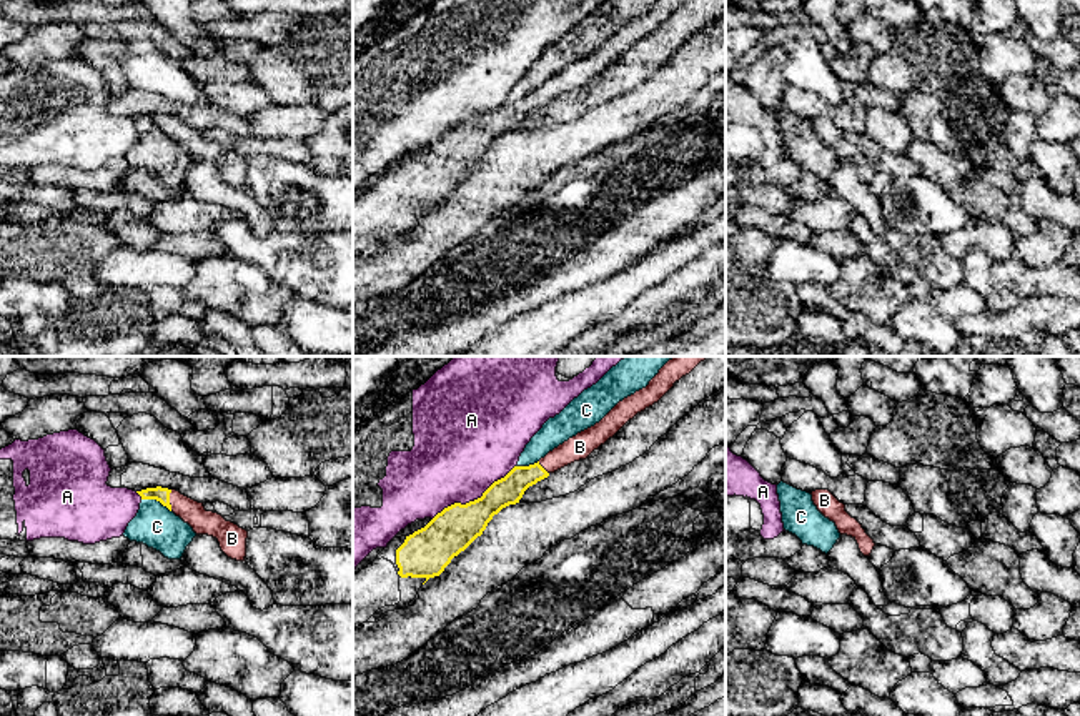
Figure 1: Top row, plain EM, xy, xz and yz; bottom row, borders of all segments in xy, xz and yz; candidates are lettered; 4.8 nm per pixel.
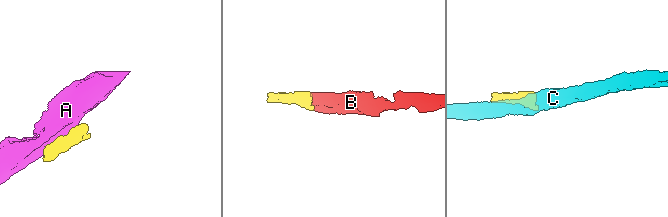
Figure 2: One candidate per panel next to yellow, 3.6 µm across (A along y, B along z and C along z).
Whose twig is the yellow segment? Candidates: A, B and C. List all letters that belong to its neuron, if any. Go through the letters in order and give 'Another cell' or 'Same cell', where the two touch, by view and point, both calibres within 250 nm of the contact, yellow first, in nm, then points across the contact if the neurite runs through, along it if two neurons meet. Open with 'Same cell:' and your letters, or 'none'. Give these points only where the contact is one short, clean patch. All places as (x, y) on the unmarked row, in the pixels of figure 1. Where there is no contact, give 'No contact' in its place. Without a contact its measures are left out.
Same cell: B
A: Another cell. Touches yellow at xz (475, 127). Thickness 220 nm (yellow) against 440 nm
B: Same cell. Touches yellow at xy (168, 127). Thickness 70 nm (yellow) against 120 nm. Path across: xy (158, 120), (168, 127), (185, 134), (203, 149)
C: Another cell. Touches yellow at xy (157, 127). Thickness 70 nm (yellow) against 200 nm

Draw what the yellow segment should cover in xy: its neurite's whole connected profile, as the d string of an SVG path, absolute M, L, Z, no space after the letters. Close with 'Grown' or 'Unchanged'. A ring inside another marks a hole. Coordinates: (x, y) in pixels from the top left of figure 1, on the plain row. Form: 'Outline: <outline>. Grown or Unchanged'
Outline: M146 115L136 118L141 127L156 127L185 150L188 150L196 162L208 162L218 167L221 178L236 188L245 188L248 158L238 152L226 148L221 142L206 138L203 130L198 130L176 117Z. Grown

